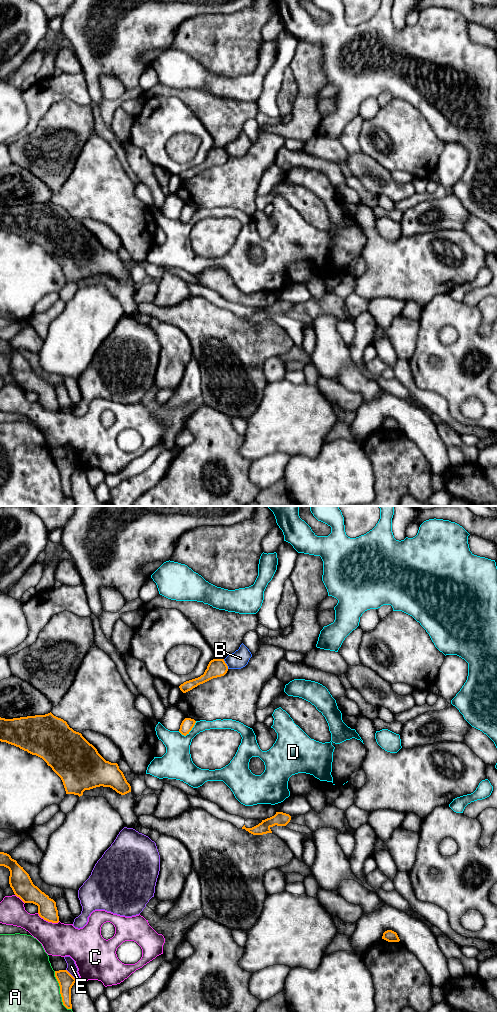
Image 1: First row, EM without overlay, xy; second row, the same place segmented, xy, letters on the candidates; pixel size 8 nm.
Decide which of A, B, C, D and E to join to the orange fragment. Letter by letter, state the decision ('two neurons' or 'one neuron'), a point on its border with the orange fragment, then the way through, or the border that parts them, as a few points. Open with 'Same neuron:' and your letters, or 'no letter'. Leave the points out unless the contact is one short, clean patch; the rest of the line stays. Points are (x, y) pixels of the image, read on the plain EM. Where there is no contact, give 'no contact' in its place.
Same neuron: no letter
A: two neurons; meets orange in xy at (60, 480)
B: two neurons; meets orange in xy at (226, 152); border along xy (223, 147), (228, 156)
C: two neurons; meets orange in xy at (48, 409)
D: two neurons; meets orange in xy at (188, 220)
E: two neurons; meets orange in xy at (70, 462); border along xy (66, 457), (76, 467)

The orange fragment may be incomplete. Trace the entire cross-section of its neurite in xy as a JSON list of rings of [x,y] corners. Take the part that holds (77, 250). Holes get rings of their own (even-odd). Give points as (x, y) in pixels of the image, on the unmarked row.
[[[51,200],[13,207],[0,205],[0,229],[42,246],[61,266],[66,282],[80,285],[85,278],[100,274],[110,275],[121,283],[131,280],[131,274],[118,252],[106,249],[81,221],[74,219],[66,209]]]

